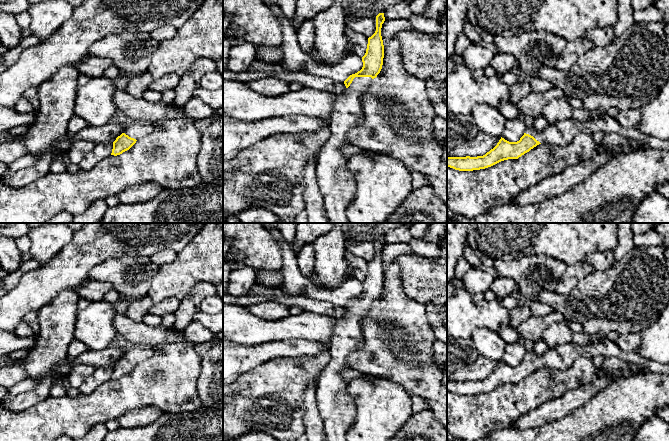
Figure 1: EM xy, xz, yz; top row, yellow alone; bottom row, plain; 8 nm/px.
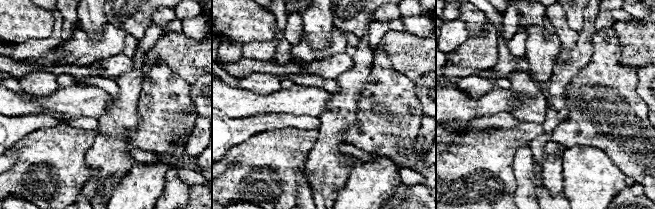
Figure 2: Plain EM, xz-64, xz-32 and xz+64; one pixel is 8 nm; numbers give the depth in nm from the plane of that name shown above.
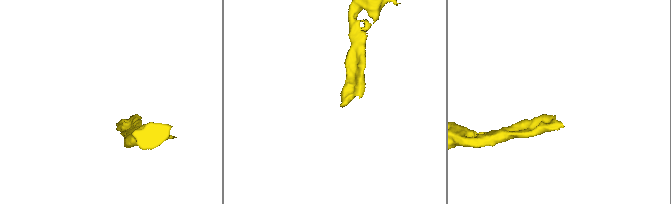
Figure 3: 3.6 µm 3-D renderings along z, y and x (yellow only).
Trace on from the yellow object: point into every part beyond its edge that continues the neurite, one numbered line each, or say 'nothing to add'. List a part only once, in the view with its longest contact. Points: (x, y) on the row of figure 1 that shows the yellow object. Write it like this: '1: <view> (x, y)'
1: xz (336, 181)

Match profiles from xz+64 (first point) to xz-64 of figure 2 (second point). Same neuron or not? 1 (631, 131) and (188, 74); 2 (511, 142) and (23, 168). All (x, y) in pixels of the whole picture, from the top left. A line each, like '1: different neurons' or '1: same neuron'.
1: different neurons
2: same neuron

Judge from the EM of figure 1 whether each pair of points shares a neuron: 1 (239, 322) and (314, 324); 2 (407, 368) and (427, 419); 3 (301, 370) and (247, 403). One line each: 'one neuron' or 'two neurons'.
1: one neuron
2: two neurons
3: one neuron

